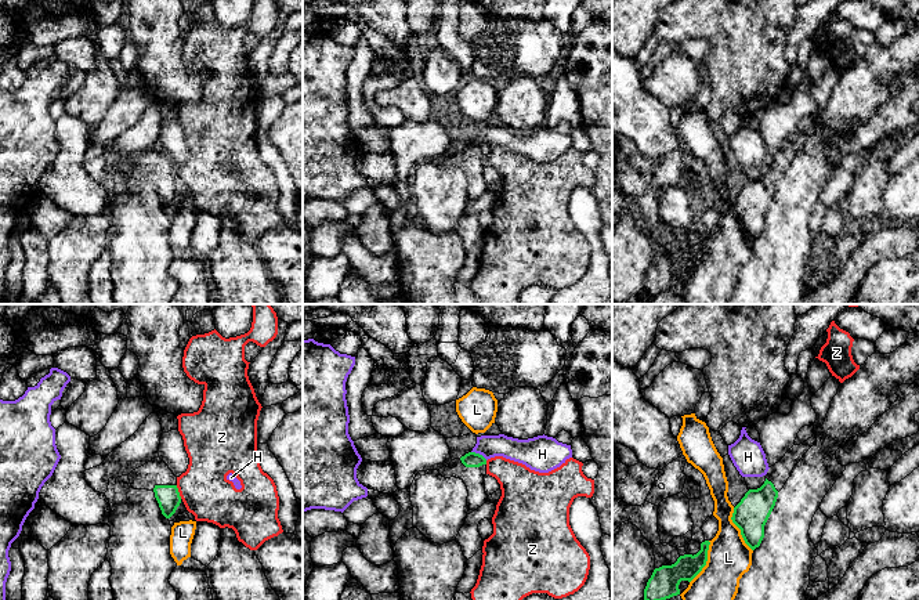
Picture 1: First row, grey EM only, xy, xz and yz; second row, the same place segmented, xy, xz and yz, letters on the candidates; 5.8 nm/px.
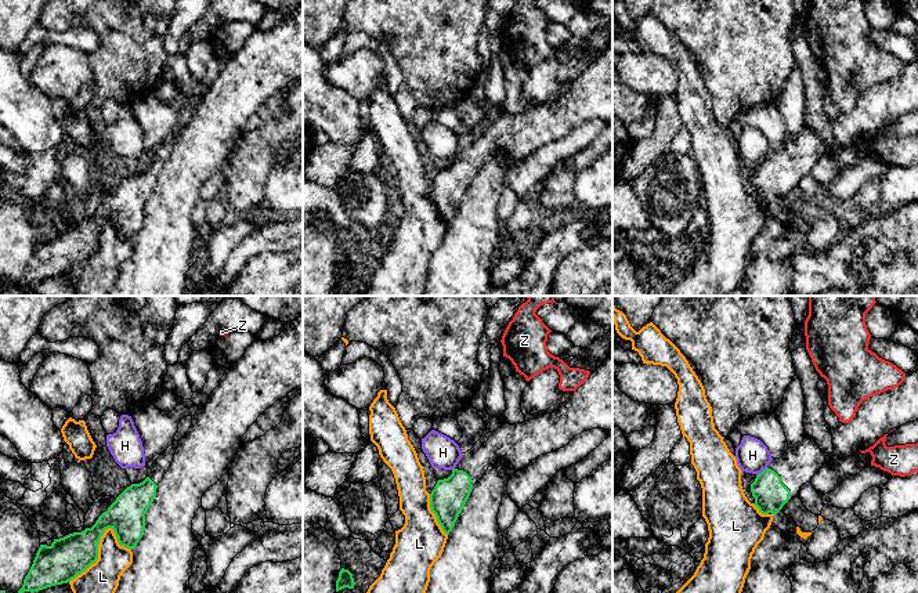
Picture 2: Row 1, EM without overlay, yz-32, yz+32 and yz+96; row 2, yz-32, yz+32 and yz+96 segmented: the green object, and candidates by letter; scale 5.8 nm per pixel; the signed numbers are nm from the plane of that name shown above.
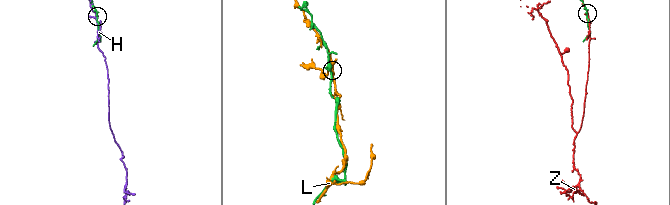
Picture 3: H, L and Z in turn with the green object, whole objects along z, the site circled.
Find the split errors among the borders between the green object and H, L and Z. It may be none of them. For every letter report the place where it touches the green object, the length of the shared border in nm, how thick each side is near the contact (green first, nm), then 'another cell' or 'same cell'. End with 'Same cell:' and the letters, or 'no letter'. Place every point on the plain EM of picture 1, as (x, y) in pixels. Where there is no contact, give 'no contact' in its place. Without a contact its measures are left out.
H: meets green in xz at (480, 145); contact 110 nm long; 90 nm thick on the green side, 140 nm on the other; another cell
L: meets green in yz at (740, 219); contact 280 nm long; 200 nm thick on the green side, 260 nm on the other; another cell
Z: meets green in xy at (178, 183); contact 90 nm long; 140 nm thick on the green side, 280 nm on the other; another cell
Same cell: no letter

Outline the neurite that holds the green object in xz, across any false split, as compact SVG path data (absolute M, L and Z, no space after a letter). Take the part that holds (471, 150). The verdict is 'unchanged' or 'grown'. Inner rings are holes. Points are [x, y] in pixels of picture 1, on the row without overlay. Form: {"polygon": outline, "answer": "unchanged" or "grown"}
{"polygon": "M468 142L460 149L452 151L449 155L438 160L445 169L460 169L468 181L467 205L473 203L488 192L484 167L486 166L486 149L475 142Z", "answer": "grown"}

